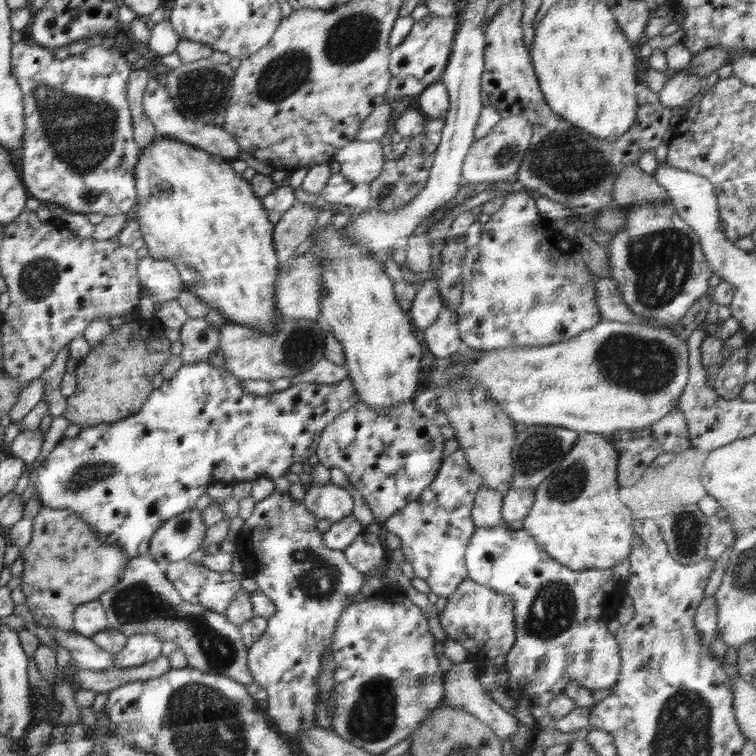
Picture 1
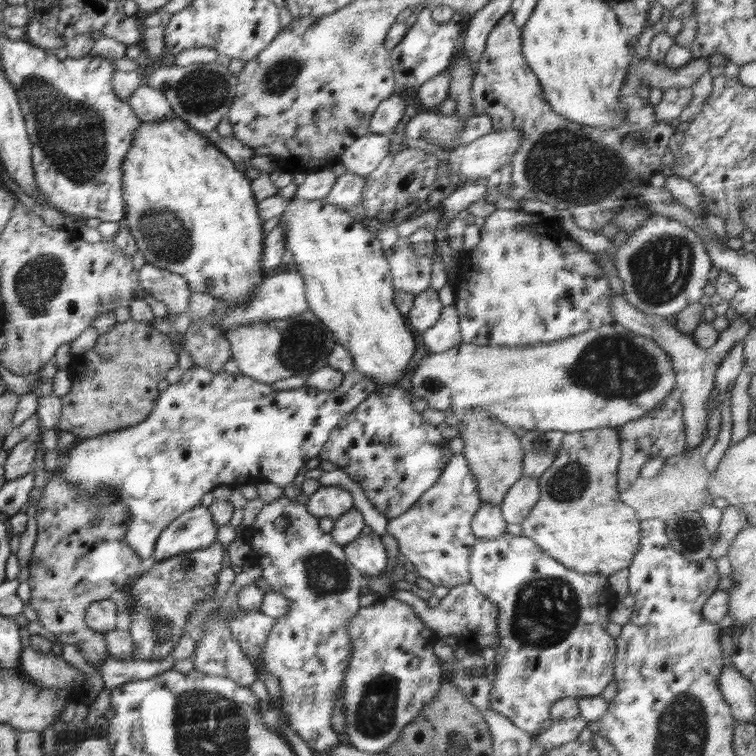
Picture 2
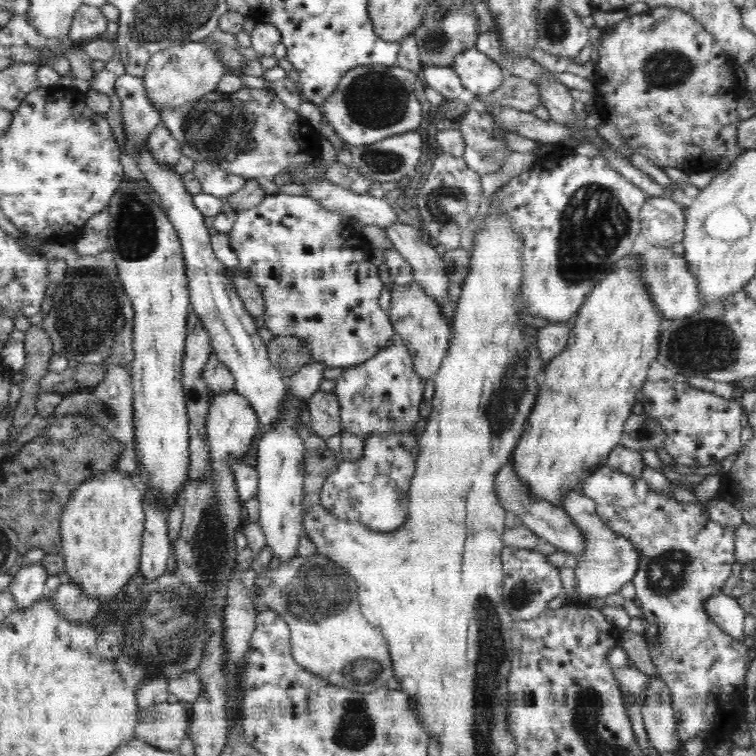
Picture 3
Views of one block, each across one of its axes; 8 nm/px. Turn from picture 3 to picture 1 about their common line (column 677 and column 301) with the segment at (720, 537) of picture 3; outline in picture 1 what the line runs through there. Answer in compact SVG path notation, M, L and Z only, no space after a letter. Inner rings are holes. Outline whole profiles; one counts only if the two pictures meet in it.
M274 491L254 505L252 514L244 524L244 530L250 532L250 572L254 572L258 590L276 606L276 612L267 618L264 634L248 647L247 668L252 681L260 684L268 694L267 714L274 719L280 731L290 736L303 734L306 727L316 725L315 709L320 693L318 677L324 651L332 645L332 635L340 613L354 603L354 596L360 593L367 578L367 575L348 564L342 550L330 550L324 546L317 522L317 516L308 511L303 501L295 500L289 492Z

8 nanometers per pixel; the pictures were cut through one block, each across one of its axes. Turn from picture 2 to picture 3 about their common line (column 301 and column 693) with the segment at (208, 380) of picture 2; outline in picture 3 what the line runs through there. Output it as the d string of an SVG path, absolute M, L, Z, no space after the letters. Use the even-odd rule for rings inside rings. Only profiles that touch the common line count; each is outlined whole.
M668 377L657 382L646 381L640 395L644 413L662 422L662 427L666 430L664 448L677 464L692 468L712 466L716 462L722 462L728 456L738 454L743 449L740 436L743 434L741 421L744 411L741 402L727 400L712 392L692 388L687 383L674 382Z

